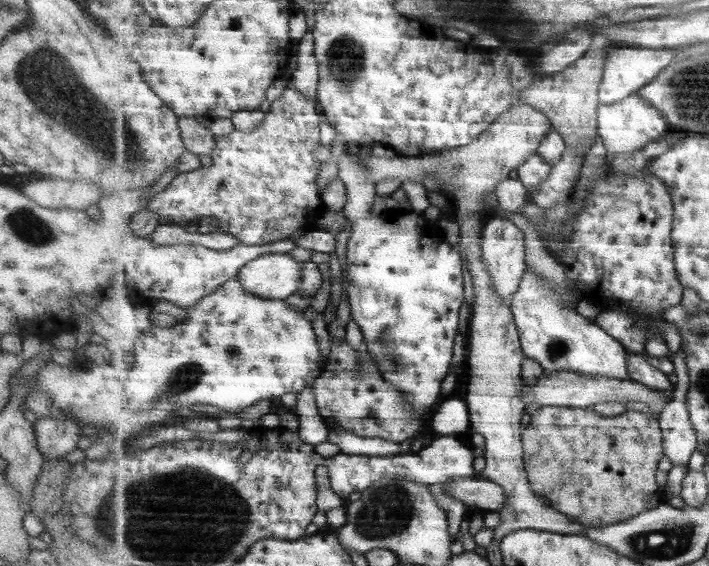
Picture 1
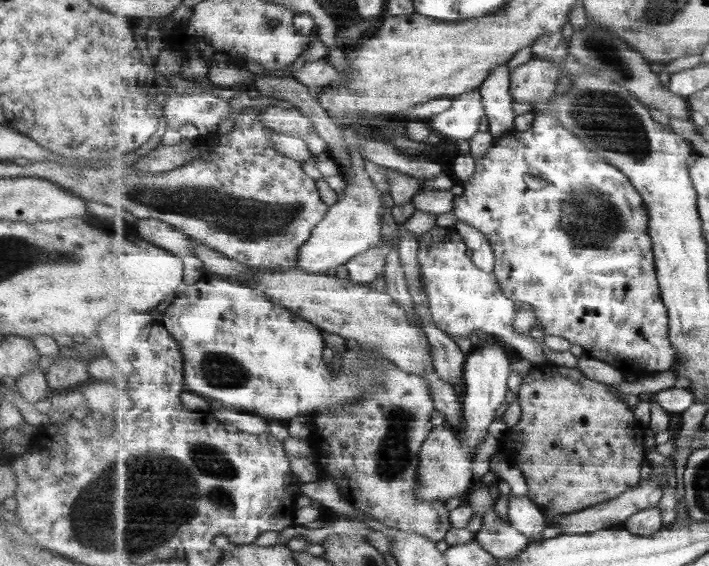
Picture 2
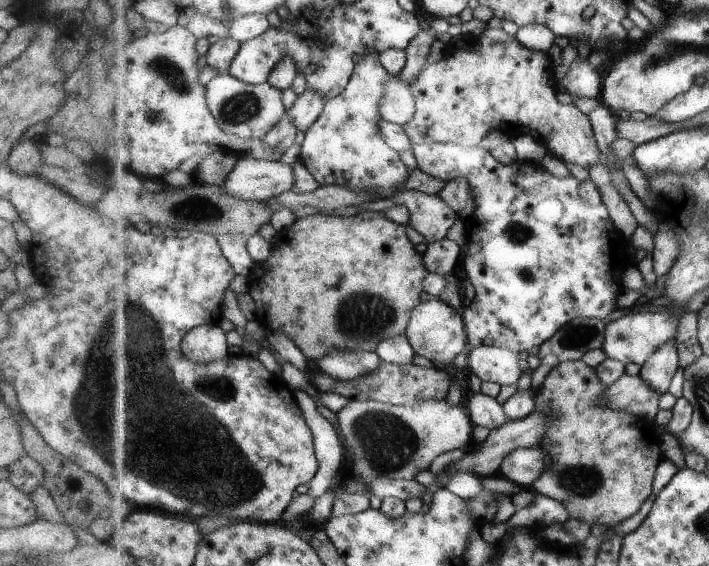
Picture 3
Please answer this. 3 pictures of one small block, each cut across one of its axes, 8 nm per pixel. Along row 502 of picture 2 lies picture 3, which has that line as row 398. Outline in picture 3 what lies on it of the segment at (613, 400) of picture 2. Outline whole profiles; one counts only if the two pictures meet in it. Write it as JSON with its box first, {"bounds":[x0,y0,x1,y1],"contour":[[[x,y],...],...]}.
{"bounds":[531,359,664,529],"contour":[[[583,359],[564,361],[562,364],[559,364],[559,366],[551,370],[547,379],[543,382],[543,387],[535,394],[535,410],[541,412],[543,416],[547,416],[547,420],[549,420],[549,422],[547,422],[546,436],[543,436],[540,445],[540,447],[548,454],[548,462],[546,464],[546,471],[543,472],[542,476],[539,476],[539,480],[533,484],[531,490],[553,498],[558,502],[561,502],[561,504],[565,504],[565,508],[567,508],[567,512],[570,512],[571,517],[586,520],[593,526],[595,526],[595,524],[604,524],[609,529],[639,513],[641,506],[643,506],[645,501],[654,493],[656,472],[658,471],[659,463],[663,460],[664,454],[661,451],[659,438],[661,433],[654,421],[648,421],[645,417],[638,417],[627,411],[618,411],[617,409],[607,408],[606,405],[602,404],[602,396],[606,395],[607,387],[608,386],[605,386],[605,384],[601,382],[596,368],[591,368],[591,366],[585,364]]]}

